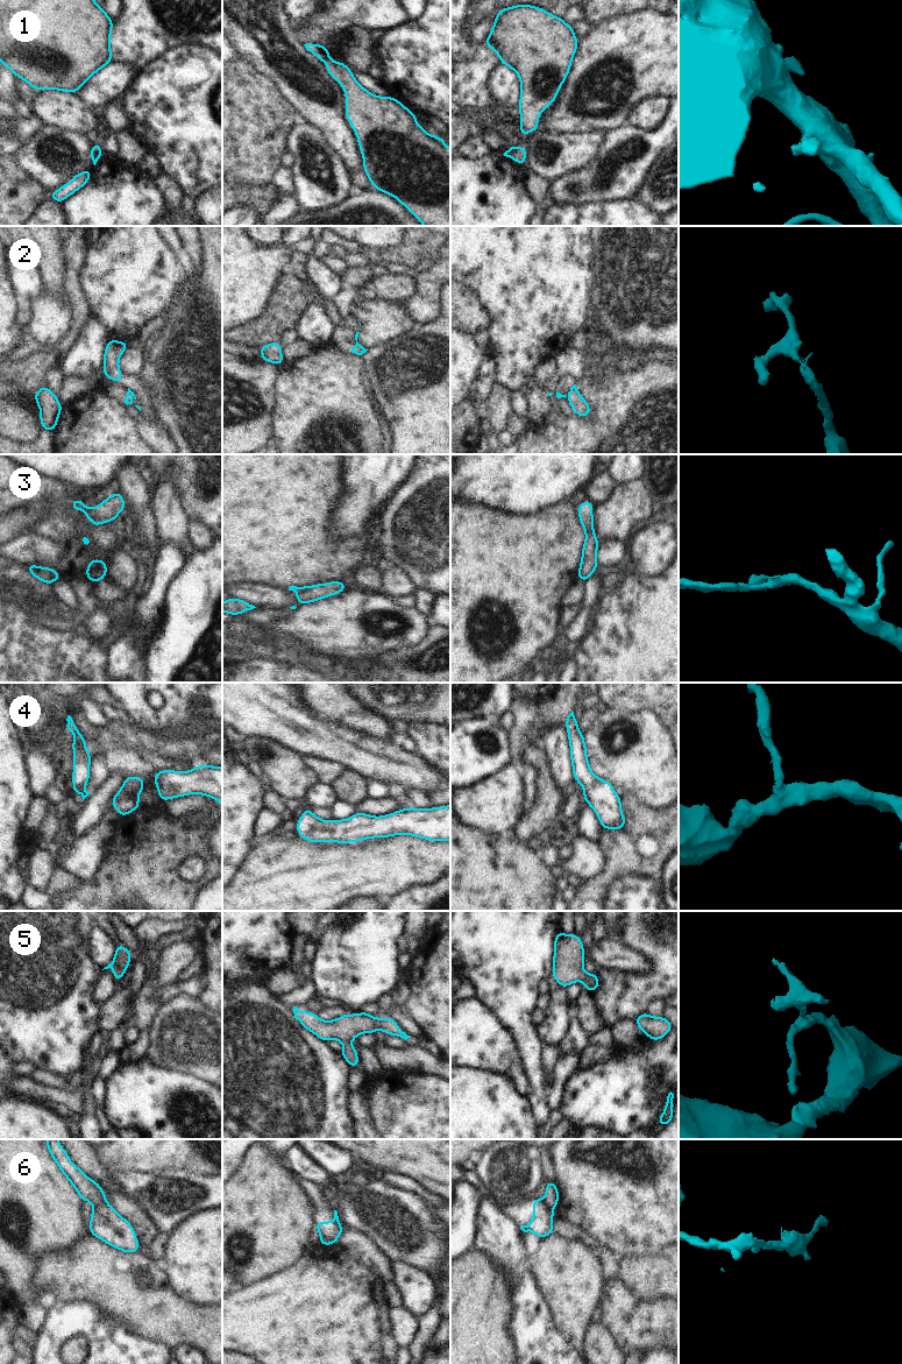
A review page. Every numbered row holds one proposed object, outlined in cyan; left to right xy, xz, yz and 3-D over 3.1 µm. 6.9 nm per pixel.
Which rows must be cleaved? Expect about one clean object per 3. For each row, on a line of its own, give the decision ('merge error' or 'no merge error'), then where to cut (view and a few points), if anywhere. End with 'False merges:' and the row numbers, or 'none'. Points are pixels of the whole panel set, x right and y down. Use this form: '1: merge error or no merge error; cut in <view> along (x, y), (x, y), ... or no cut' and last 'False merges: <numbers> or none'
1: merge error; cut in yz along (516, 147), (511, 157)
2: merge error; cut in yz along (575, 387), (569, 391)
3: no merge error; no cut
4: no merge error; no cut
5: no merge error; no cut
6: merge error; cut in xy along (106, 1200), (93, 1207)
False merges: 1, 2, 6

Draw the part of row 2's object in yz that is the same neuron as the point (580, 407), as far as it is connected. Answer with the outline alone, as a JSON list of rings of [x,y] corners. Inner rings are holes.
[[[574,388],[568,391],[569,398],[568,402],[571,407],[571,410],[575,415],[588,418],[590,416],[590,405],[589,403],[580,395],[580,390]]]

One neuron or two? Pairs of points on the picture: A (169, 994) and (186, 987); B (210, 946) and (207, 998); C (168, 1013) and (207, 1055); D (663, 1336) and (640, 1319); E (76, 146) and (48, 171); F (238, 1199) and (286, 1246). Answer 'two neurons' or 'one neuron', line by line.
A: one neuron
B: one neuron
C: one neuron
D: one neuron
E: one neuron
F: one neuron

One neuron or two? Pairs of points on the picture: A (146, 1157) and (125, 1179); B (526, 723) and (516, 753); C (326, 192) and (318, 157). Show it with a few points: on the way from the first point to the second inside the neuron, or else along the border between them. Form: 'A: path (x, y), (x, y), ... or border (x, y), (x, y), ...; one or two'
A: border (105, 1165), (120, 1170), (160, 1171); two
B: path (520, 730), (516, 746); one
C: path (326, 184), (322, 181), (318, 165); one

